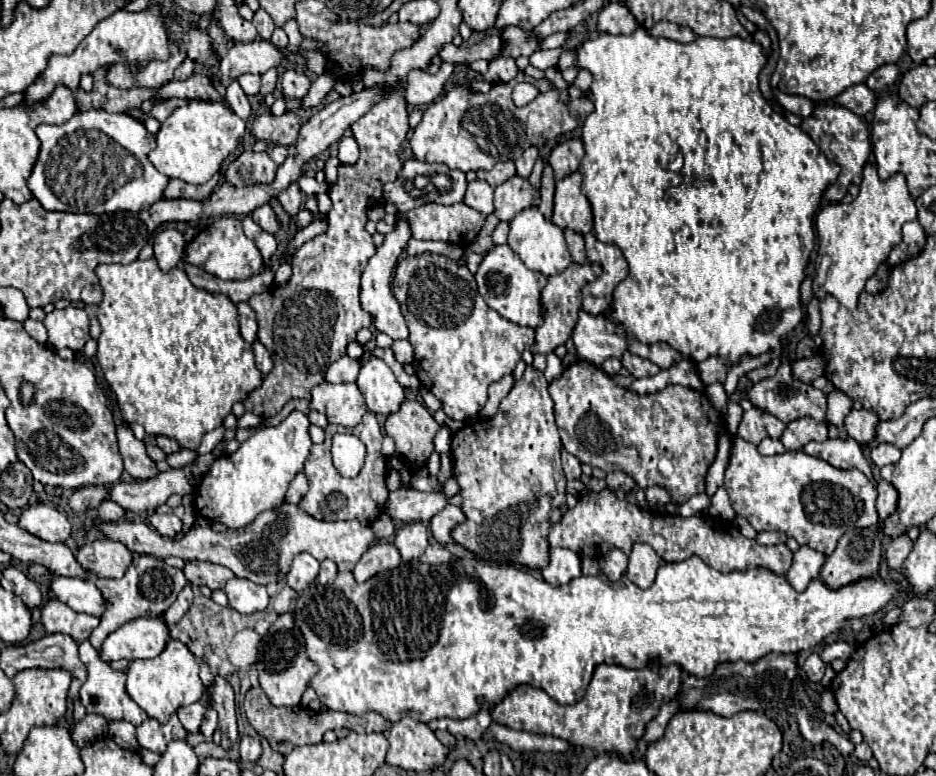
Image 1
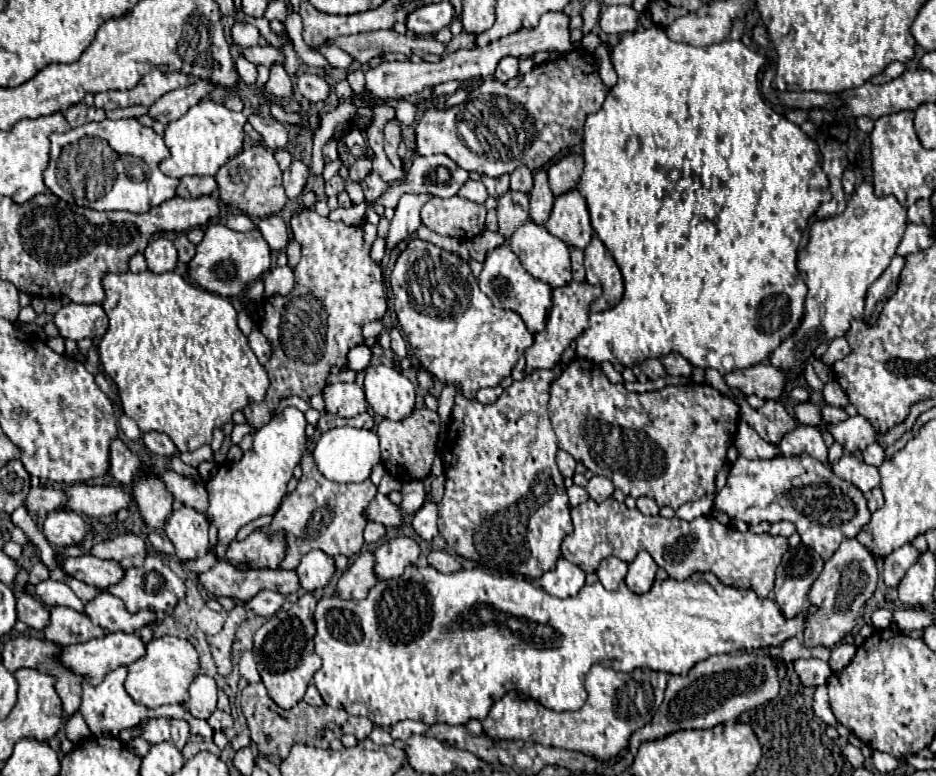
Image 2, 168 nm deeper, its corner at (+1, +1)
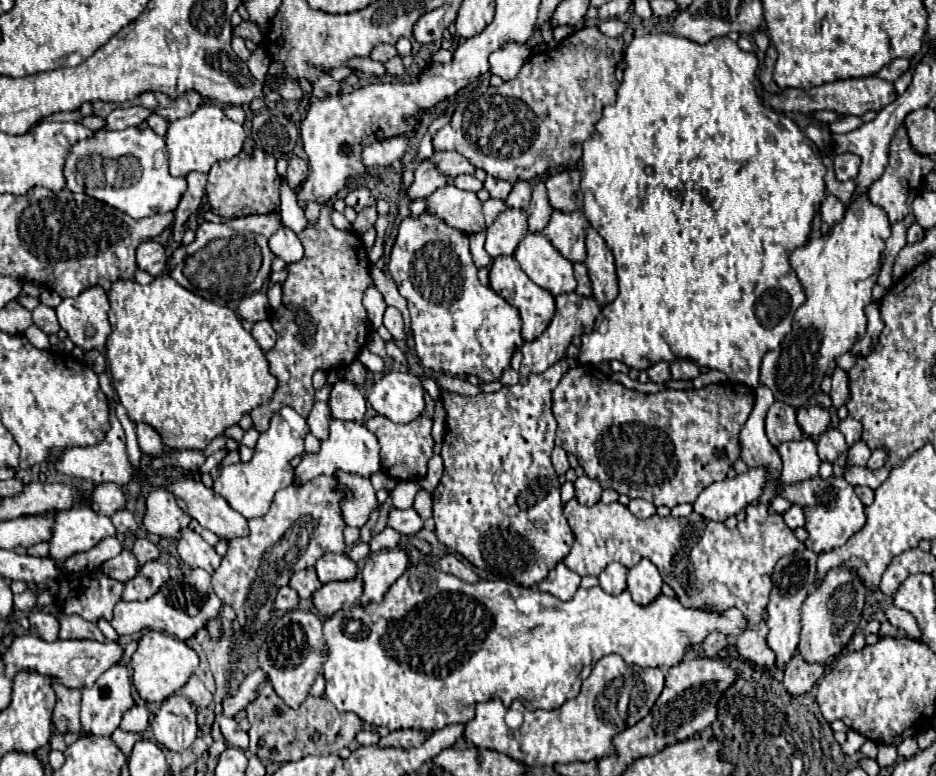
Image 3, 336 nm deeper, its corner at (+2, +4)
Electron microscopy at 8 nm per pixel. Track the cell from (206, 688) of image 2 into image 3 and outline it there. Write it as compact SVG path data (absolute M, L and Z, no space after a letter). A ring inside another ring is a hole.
M135 704L133 708L129 708L123 718L121 718L121 730L127 730L127 732L135 732L135 734L141 734L147 726L149 726L149 718L151 718L151 710L143 704Z

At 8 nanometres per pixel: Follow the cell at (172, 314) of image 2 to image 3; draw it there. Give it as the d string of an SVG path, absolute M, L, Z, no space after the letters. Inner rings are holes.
M169 274L157 276L147 286L119 280L109 290L109 304L109 322L113 332L107 340L107 362L111 370L111 382L127 410L127 416L133 422L145 422L153 426L167 448L203 450L229 426L239 424L243 414L249 414L253 408L271 400L277 380L269 372L263 350L241 326L231 308L219 306L185 290Z

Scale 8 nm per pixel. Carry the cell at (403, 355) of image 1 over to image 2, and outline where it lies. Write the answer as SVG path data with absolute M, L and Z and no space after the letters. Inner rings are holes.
M392 329L390 337L392 337L392 351L394 351L394 355L400 359L402 369L408 369L410 361L408 361L408 355L406 355L406 341L404 341L404 337L400 335L398 329Z

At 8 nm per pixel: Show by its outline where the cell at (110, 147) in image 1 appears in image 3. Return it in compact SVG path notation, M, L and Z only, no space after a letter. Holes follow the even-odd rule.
M125 128L119 132L95 132L93 138L77 142L67 156L65 162L65 178L67 178L67 188L71 192L85 192L95 200L101 200L121 212L127 212L131 218L145 218L151 214L163 214L163 212L173 212L177 210L177 204L187 190L185 178L173 178L167 170L167 148L165 140L157 136L151 128L147 130L137 130L137 128Z

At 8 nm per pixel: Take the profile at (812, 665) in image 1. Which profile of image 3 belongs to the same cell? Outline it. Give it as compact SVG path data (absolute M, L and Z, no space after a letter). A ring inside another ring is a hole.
M795 654L793 660L785 666L783 686L787 692L791 692L791 696L801 696L807 694L821 676L823 676L823 666L809 664L799 654Z

